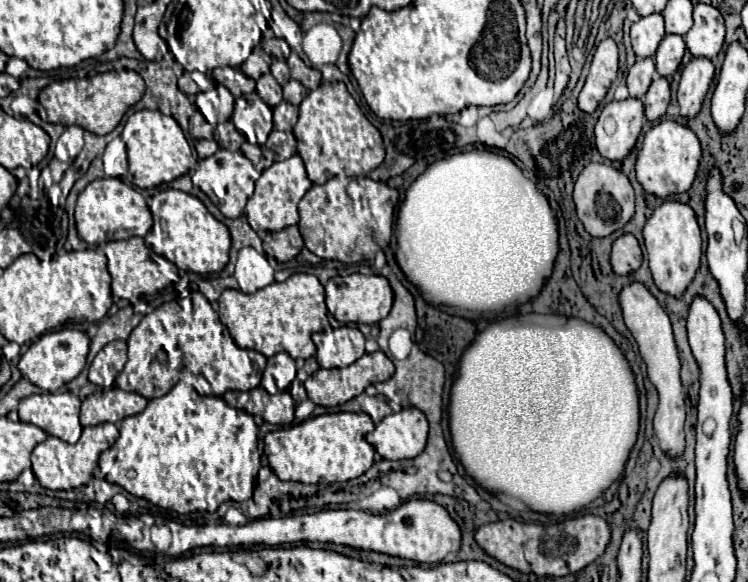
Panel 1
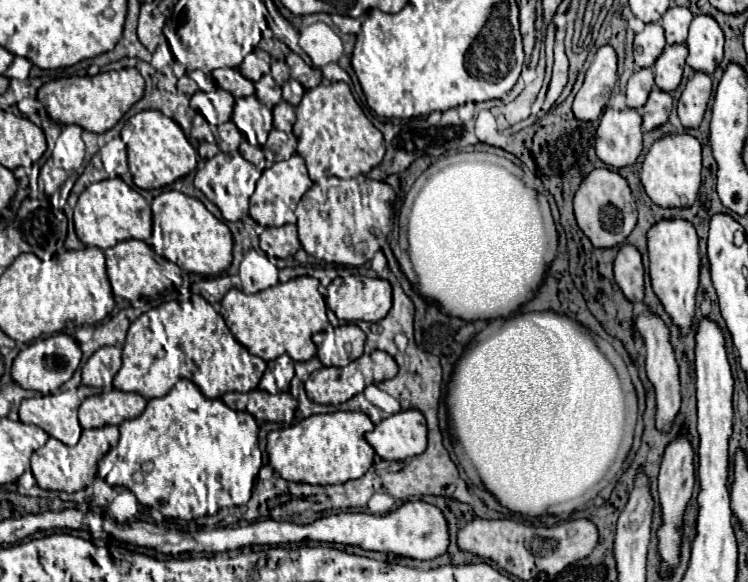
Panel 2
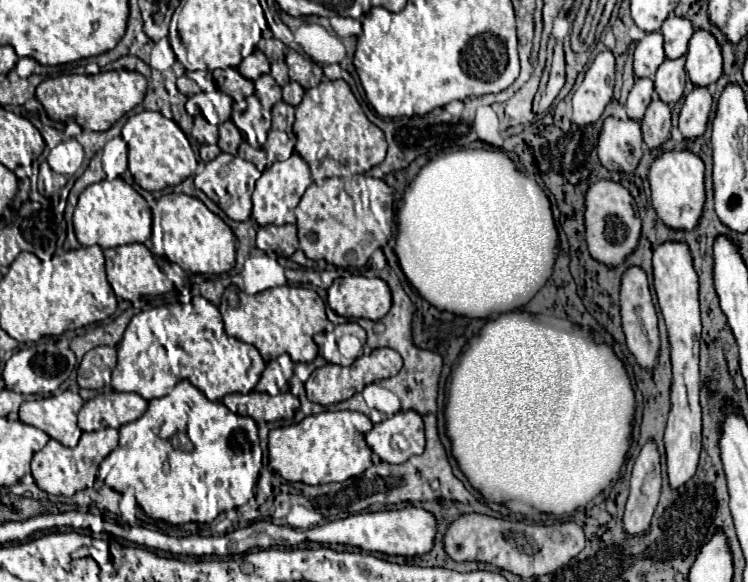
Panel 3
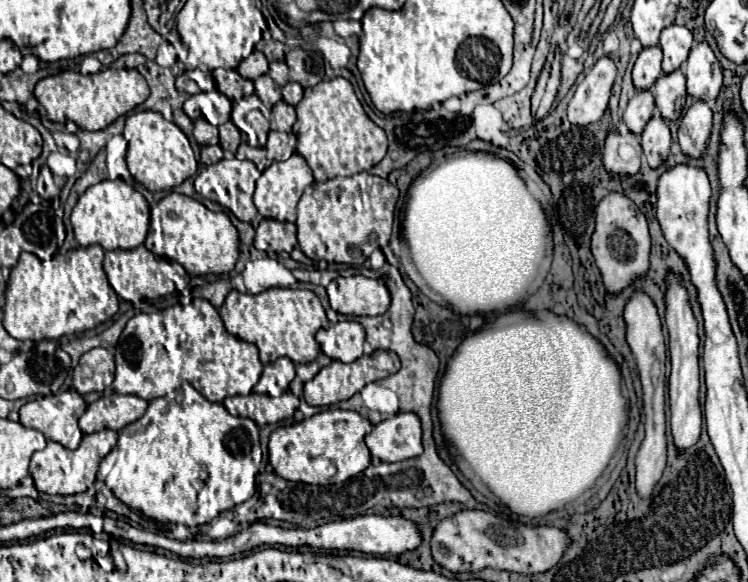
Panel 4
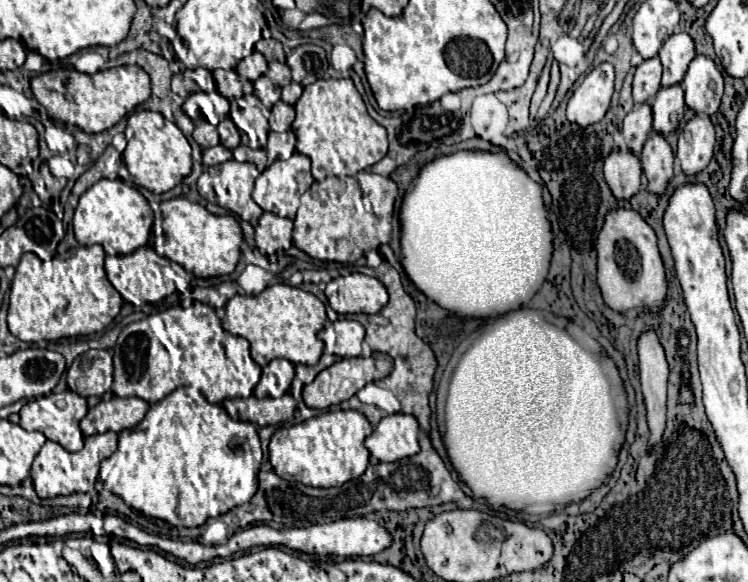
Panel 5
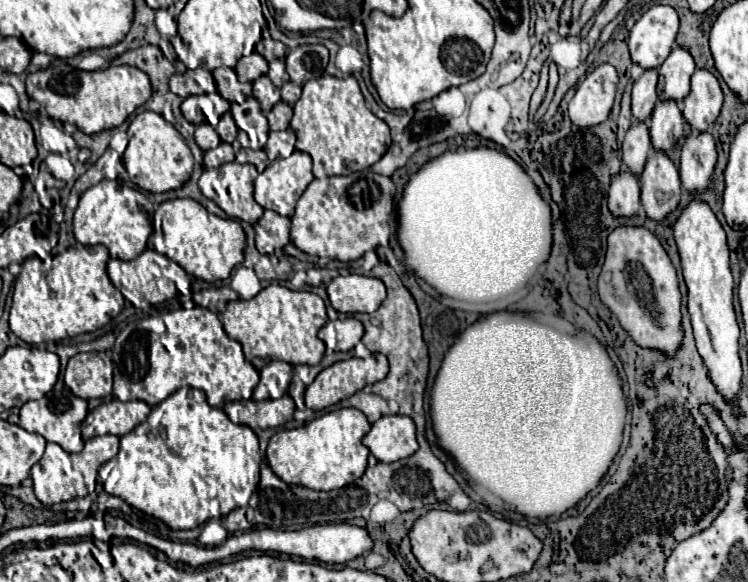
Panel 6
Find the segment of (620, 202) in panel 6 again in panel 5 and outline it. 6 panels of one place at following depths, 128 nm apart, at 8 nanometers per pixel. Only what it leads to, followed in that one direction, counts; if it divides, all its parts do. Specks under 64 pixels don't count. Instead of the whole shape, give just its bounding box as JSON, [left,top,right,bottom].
[604,150,642,200]

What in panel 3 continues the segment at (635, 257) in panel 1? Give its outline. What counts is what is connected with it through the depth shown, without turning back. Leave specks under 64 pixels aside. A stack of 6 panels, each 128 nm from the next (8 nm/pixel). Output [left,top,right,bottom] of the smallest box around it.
[620,266,660,370]

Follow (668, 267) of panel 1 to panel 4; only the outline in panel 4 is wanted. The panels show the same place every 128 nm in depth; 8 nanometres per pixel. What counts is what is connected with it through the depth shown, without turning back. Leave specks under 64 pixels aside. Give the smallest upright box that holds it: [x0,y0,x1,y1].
[666,274,702,450]

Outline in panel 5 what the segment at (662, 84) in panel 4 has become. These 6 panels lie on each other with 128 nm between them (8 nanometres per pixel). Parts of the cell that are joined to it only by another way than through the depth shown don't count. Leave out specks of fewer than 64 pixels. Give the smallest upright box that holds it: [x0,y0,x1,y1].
[650,84,684,136]

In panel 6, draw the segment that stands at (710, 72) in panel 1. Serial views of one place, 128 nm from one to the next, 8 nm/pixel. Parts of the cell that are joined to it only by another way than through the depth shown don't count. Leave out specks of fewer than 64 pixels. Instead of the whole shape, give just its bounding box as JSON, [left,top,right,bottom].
[680,132,716,192]

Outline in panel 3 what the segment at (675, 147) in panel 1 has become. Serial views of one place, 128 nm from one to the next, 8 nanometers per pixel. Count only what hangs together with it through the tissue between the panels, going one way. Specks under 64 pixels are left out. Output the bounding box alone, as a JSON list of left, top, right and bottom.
[648,152,706,232]

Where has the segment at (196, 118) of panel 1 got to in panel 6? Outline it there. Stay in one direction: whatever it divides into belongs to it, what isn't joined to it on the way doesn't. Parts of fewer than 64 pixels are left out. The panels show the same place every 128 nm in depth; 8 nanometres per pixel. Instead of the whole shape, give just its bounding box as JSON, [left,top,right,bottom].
[194,124,222,150]

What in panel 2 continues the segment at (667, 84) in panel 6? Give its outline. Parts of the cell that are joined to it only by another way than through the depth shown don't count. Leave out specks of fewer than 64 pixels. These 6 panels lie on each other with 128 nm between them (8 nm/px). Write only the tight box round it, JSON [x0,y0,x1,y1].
[662,4,692,44]

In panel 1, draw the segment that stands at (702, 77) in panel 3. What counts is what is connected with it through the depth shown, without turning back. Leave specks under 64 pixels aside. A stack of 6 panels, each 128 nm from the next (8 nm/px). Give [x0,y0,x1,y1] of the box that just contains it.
[684,4,724,58]

